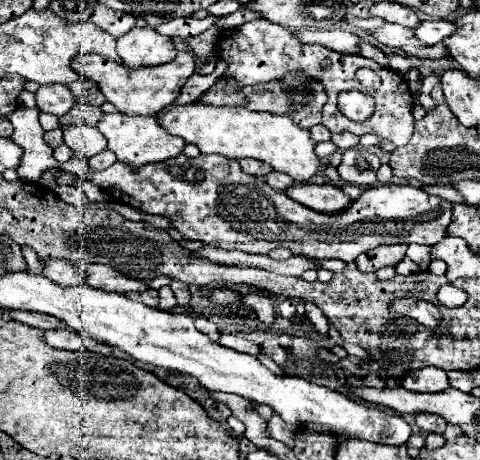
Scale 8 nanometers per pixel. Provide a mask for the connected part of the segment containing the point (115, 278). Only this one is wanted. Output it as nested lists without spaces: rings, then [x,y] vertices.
[[[86,264],[86,284],[92,288],[100,288],[106,292],[144,292],[150,284],[142,284],[142,280],[130,280],[130,276],[122,276],[116,268],[102,264]]]

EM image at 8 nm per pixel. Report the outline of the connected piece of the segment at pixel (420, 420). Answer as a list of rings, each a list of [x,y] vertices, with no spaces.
[[[416,414],[416,424],[422,432],[442,434],[446,430],[446,420],[442,420],[438,414]]]

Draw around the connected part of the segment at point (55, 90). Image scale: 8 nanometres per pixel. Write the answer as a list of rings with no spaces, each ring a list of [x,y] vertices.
[[[64,84],[38,86],[34,96],[36,96],[36,106],[40,108],[40,112],[48,112],[54,116],[64,116],[76,104],[74,94]]]

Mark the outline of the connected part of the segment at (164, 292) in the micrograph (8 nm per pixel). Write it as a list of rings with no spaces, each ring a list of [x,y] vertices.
[[[164,286],[158,294],[160,294],[160,300],[158,300],[158,306],[156,308],[166,310],[166,312],[176,308],[176,298],[174,298],[174,292],[170,290],[170,286]]]

